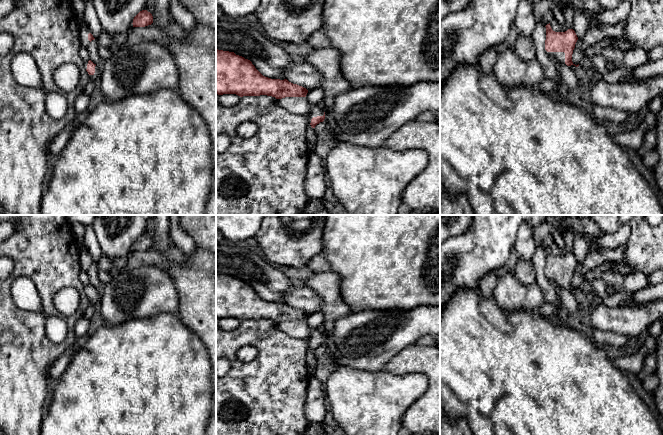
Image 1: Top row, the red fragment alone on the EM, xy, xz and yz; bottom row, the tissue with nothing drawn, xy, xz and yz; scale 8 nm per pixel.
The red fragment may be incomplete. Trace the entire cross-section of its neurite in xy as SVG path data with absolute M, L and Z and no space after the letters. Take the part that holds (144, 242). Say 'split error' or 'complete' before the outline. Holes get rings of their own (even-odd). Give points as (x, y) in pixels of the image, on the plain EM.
complete | M147 234L140 235L133 243L133 251L145 251L153 247L153 240Z

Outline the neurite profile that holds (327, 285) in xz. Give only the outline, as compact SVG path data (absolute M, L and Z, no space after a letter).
M329 272L313 273L305 287L313 290L323 300L323 307L319 310L326 321L335 321L352 314L351 307L341 296L341 278L338 274Z

